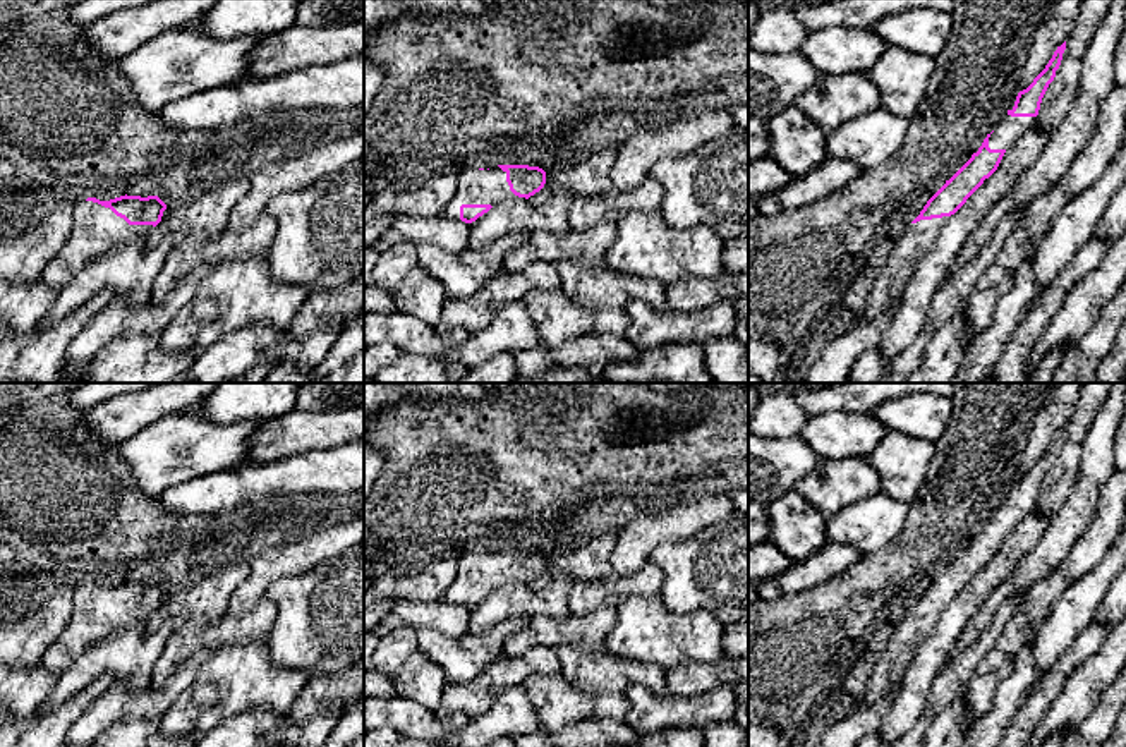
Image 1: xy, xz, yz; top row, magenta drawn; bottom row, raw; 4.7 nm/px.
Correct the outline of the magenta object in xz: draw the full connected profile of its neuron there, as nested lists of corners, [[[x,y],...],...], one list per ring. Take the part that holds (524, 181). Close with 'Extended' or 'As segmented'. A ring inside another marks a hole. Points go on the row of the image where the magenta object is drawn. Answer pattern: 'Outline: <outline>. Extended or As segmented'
Outline: [[[498,165],[493,168],[470,168],[458,175],[457,191],[445,215],[472,223],[505,199],[529,199],[544,184],[546,172],[539,167]]]. Extended

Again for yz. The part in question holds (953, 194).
Outline: [[[989,137],[972,158],[927,201],[920,215],[906,225],[879,270],[862,318],[874,319],[903,295],[917,264],[929,254],[946,222],[999,167],[1006,149],[990,149]]]. Extended

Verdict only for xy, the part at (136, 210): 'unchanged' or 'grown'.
grown

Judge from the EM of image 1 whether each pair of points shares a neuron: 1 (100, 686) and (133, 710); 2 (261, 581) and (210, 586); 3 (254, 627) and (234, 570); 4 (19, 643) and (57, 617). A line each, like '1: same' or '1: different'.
1: different
2: different
3: different
4: same

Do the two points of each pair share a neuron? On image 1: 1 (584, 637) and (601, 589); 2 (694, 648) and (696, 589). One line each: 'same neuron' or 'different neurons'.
1: different neurons
2: different neurons

